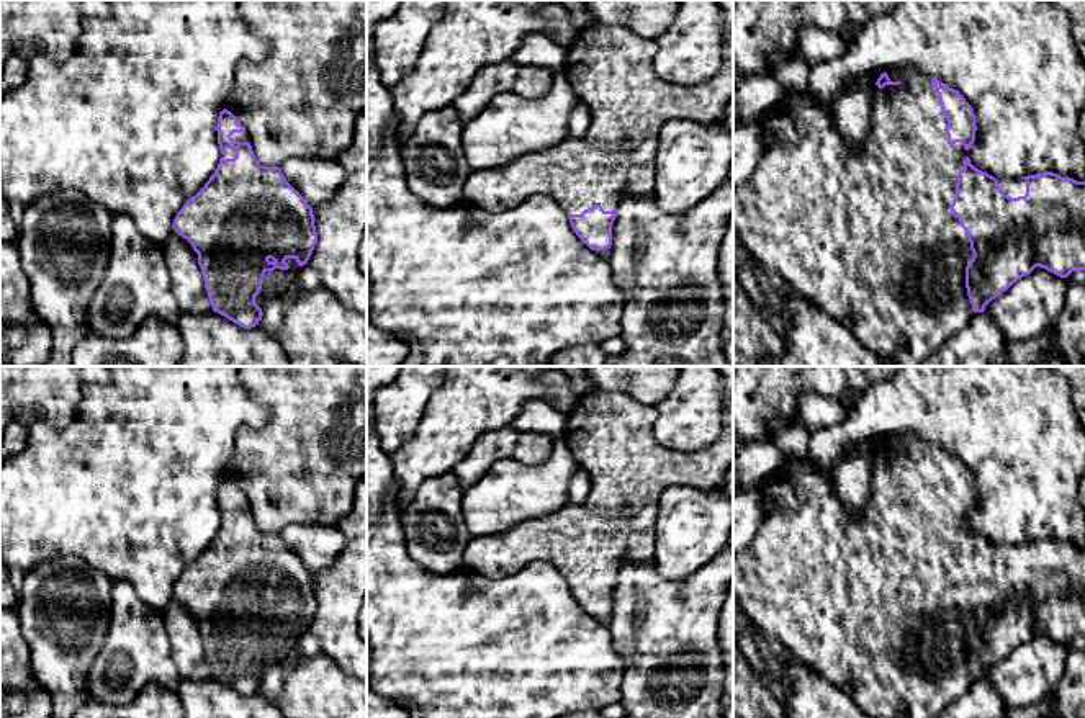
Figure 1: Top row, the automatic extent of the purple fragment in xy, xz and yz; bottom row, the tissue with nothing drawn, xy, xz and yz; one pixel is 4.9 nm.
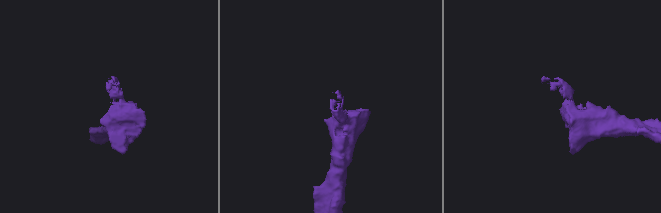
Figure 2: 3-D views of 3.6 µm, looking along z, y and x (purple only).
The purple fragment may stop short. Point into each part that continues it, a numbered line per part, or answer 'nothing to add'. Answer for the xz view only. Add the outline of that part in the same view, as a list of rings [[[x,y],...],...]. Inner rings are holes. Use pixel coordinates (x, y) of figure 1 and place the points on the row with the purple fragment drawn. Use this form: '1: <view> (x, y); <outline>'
1: xz (611, 69); [[[718,0],[722,23],[720,70],[699,85],[676,85],[660,77],[653,67],[656,44],[619,25],[591,23],[579,29],[566,49],[566,74],[579,101],[589,110],[589,129],[581,137],[568,137],[553,149],[522,155],[497,167],[471,170],[463,186],[463,201],[489,214],[501,214],[533,195],[548,195],[570,214],[601,204],[617,209],[625,193],[643,198],[655,195],[656,147],[661,126],[674,118],[696,123],[722,119],[733,98],[733,0]]]

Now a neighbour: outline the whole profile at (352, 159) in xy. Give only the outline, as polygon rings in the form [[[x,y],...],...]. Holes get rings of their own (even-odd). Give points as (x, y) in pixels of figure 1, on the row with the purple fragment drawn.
[[[367,110],[357,116],[353,141],[342,149],[337,160],[347,173],[367,168]]]

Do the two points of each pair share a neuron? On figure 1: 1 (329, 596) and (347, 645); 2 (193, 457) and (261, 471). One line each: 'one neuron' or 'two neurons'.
1: one neuron
2: two neurons

